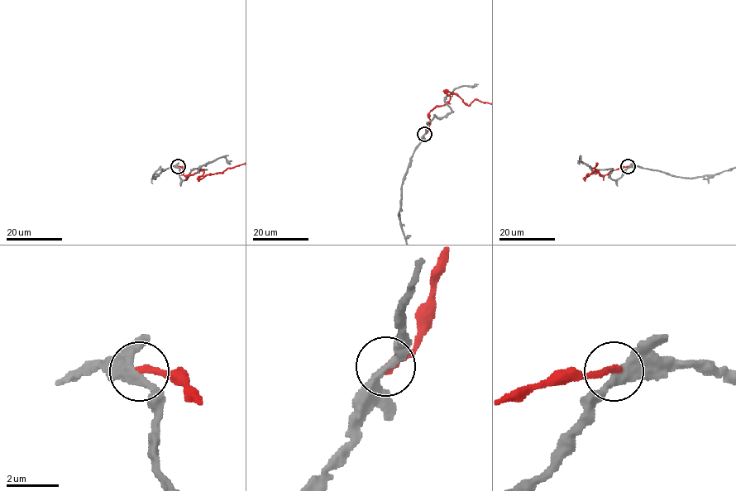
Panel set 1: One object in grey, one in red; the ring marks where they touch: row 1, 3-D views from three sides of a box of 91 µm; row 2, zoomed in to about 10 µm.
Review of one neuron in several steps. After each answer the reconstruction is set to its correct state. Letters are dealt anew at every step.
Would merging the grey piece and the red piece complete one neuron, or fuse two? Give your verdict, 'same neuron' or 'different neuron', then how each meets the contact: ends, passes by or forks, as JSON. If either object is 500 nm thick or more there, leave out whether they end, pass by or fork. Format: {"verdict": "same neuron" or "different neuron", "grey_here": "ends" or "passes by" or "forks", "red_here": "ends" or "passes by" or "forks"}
{"verdict": "different neuron", "grey_here": "passes by", "red_here": "ends"}

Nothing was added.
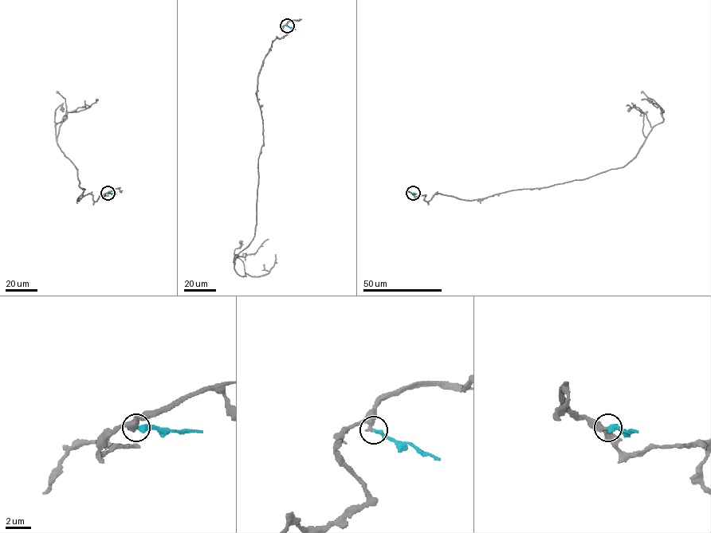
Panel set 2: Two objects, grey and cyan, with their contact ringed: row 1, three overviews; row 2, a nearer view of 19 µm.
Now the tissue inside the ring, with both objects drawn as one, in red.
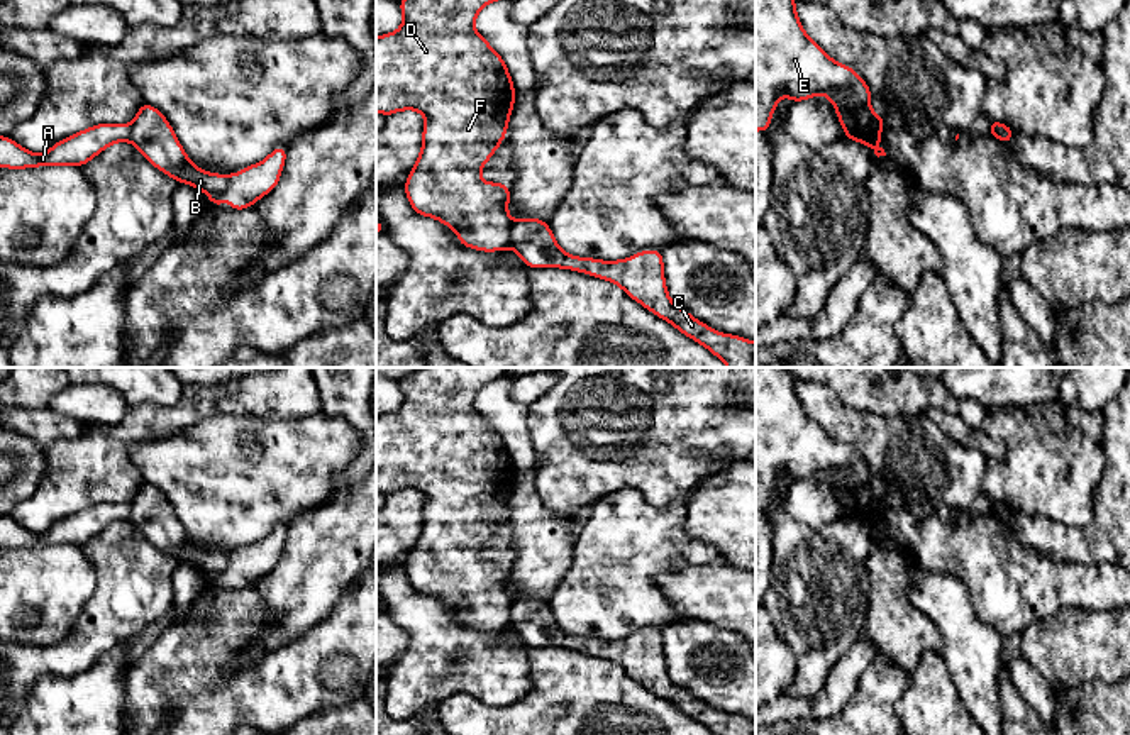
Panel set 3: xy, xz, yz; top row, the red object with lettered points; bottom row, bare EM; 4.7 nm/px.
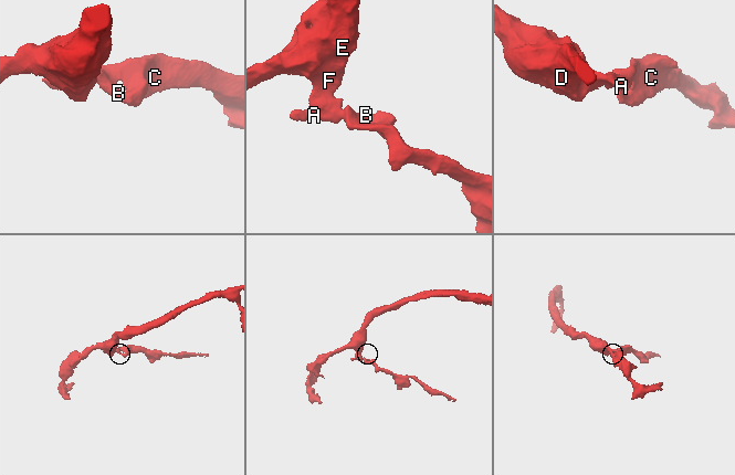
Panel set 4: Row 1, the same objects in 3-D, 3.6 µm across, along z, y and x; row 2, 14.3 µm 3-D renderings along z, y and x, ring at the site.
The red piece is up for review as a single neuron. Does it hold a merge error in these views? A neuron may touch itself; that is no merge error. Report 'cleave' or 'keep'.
cleave

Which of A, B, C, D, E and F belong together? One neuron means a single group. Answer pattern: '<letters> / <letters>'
A D E F / B C

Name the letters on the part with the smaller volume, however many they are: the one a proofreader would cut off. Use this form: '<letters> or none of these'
B, C

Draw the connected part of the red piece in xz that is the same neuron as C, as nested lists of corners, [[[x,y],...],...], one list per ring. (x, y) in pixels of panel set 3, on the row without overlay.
[[[518,598],[510,605],[512,628],[529,647],[564,647],[617,662],[630,677],[673,703],[715,735],[756,735],[756,721],[720,713],[676,686],[666,669],[662,630],[642,630],[623,640],[574,637],[559,628],[547,601]]]

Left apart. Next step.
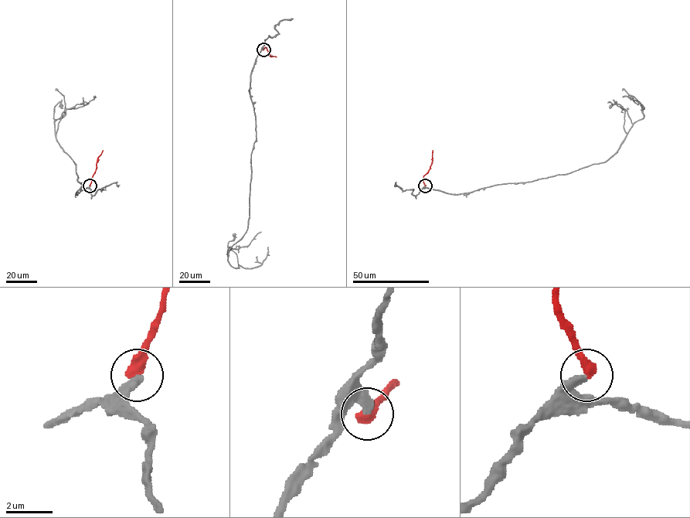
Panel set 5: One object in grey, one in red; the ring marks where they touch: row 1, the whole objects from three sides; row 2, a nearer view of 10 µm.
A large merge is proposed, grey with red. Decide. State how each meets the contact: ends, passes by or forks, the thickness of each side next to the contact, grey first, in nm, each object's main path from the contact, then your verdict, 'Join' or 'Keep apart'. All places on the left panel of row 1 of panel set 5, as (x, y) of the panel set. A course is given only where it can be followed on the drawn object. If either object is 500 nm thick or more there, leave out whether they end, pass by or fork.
Thickness 360 nm (grey) against 500 nm. Course of grey: (90, 185), (76, 193), (82, 183), (56, 138), (55, 121), (94, 96). Course of red: (90, 185), (97, 157), (103, 150). Join

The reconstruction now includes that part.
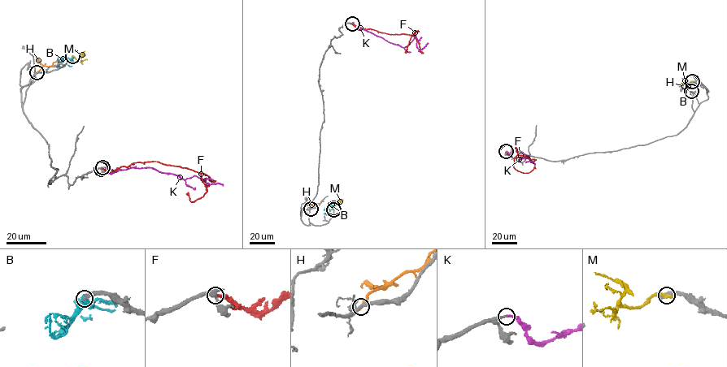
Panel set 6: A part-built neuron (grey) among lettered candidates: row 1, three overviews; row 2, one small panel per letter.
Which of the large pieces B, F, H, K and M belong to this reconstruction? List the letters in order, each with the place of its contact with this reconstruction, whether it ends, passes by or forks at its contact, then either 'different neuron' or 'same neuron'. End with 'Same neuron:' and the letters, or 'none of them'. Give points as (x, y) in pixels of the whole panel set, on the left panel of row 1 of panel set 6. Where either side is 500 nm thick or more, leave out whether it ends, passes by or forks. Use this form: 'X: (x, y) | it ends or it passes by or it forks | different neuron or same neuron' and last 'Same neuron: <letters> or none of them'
B: (72, 57) | it passes by | different neuron
F: (101, 169) | it ends | different neuron
H: (37, 72) | it ends | different neuron
K: (102, 167) | it ends | same neuron
M: (72, 56) | it ends | different neuron
Same neuron: K

